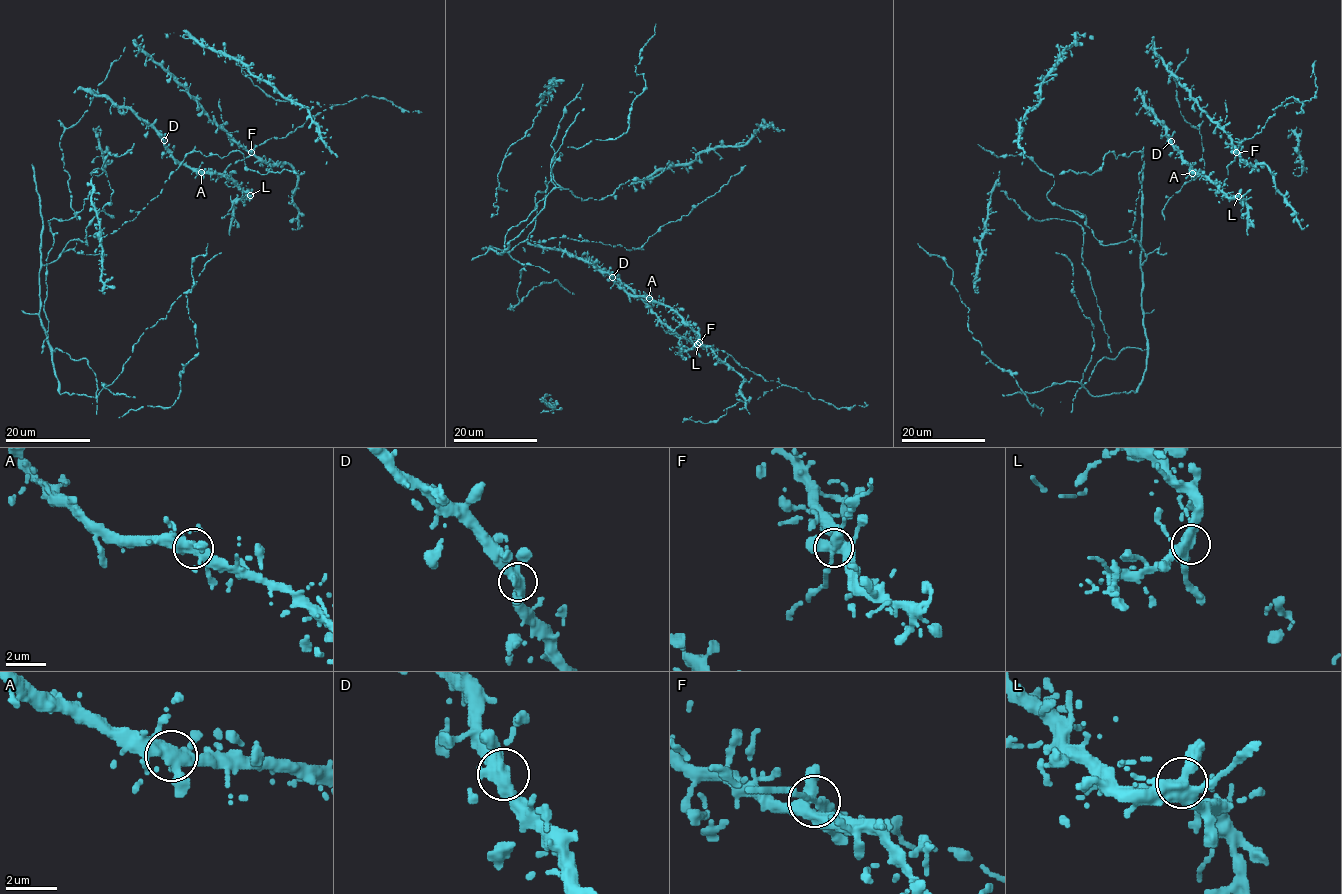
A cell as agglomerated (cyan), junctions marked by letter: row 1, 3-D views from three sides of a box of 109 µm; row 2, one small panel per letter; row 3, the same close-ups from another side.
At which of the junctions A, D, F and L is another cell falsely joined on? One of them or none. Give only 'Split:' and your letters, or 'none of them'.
Split: none of them

